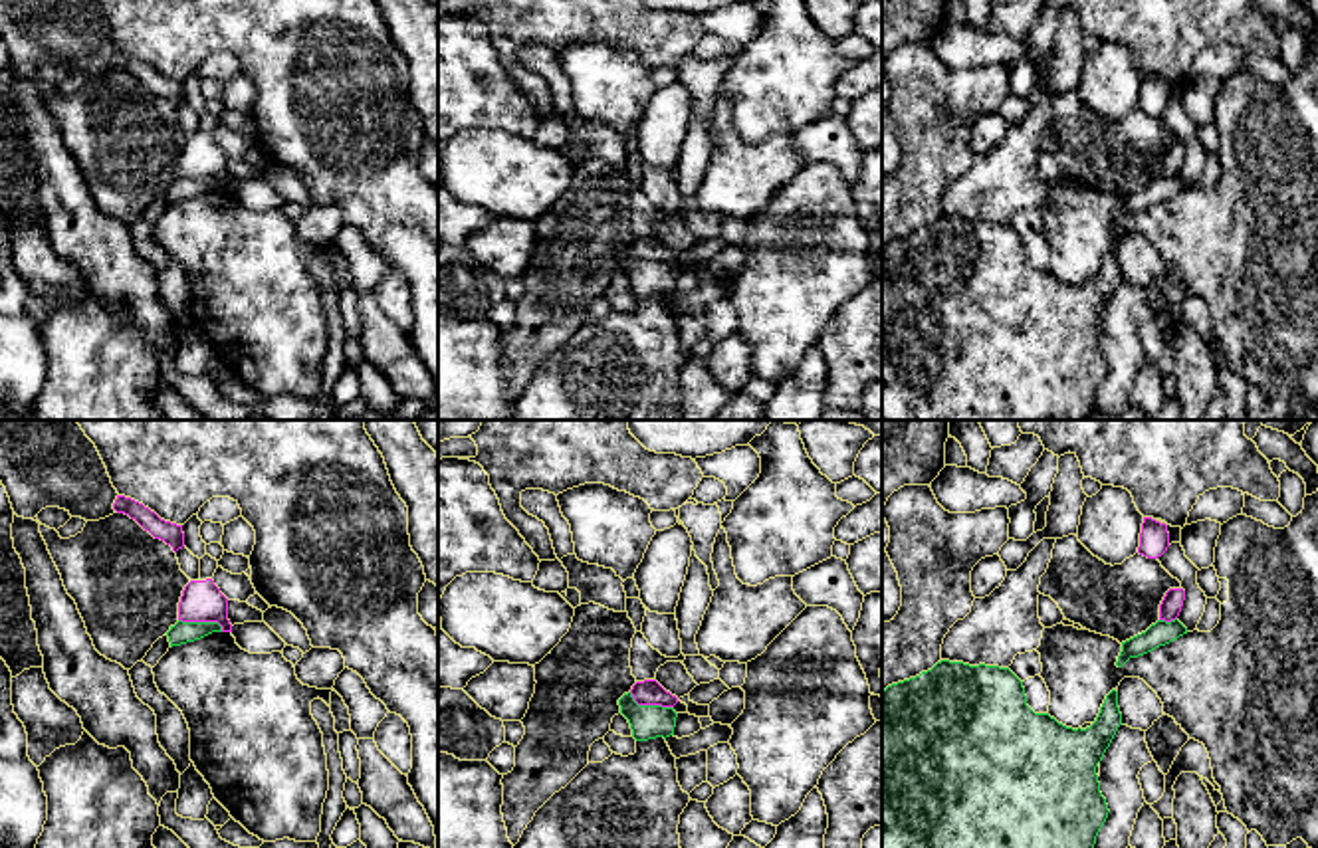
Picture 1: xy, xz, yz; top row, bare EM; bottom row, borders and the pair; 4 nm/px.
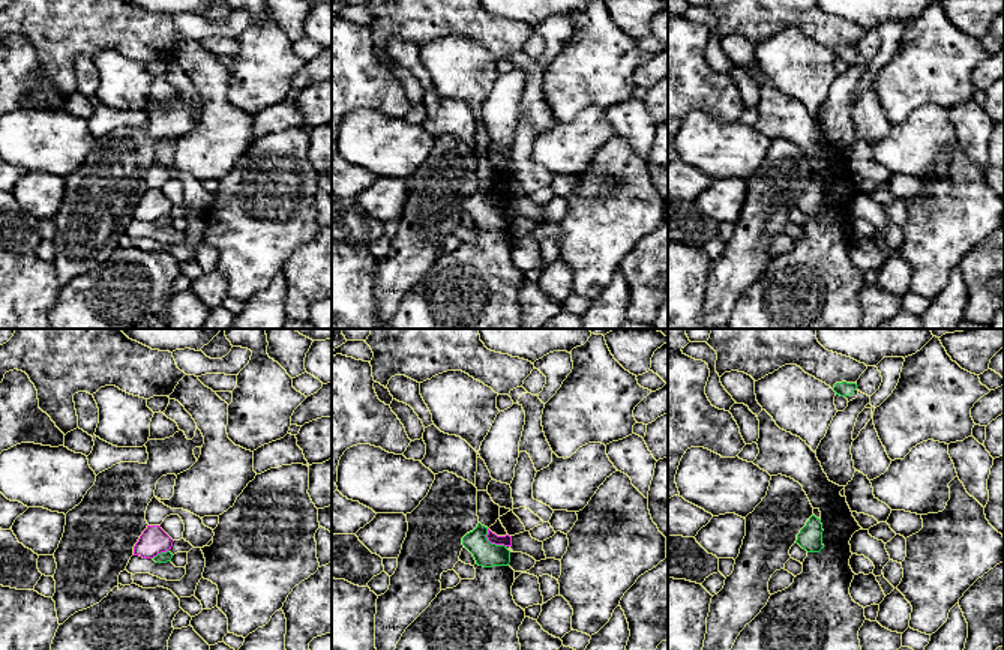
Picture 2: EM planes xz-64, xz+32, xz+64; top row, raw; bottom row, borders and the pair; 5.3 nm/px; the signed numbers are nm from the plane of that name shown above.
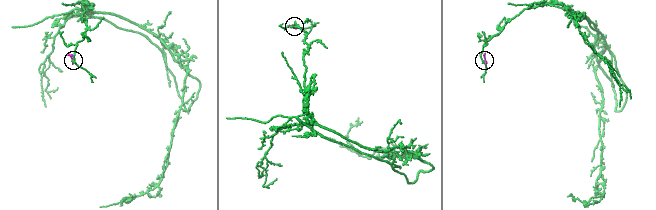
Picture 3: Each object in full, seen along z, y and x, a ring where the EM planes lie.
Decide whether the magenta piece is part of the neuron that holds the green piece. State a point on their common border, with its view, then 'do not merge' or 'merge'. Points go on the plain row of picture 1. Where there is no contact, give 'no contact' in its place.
meets green in xy at (203, 179); do not merge

